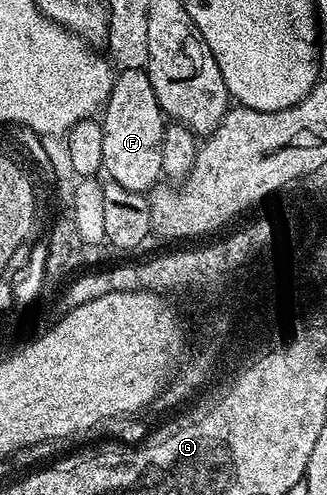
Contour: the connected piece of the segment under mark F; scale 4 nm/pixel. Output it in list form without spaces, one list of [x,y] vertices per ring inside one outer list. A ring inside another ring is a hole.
[[[121,69],[115,75],[112,90],[100,112],[100,123],[104,136],[102,166],[105,175],[109,179],[115,180],[120,186],[124,186],[124,190],[149,193],[159,183],[162,176],[164,113],[162,107],[156,102],[156,90],[152,90],[152,82],[148,82],[148,74],[143,69]]]

